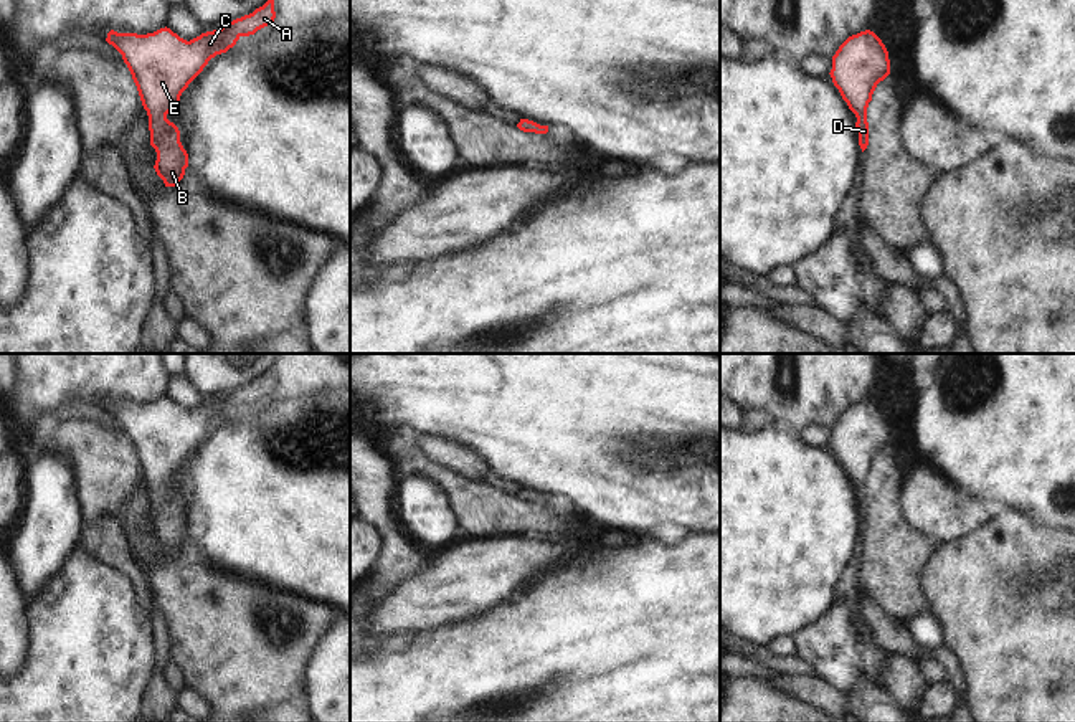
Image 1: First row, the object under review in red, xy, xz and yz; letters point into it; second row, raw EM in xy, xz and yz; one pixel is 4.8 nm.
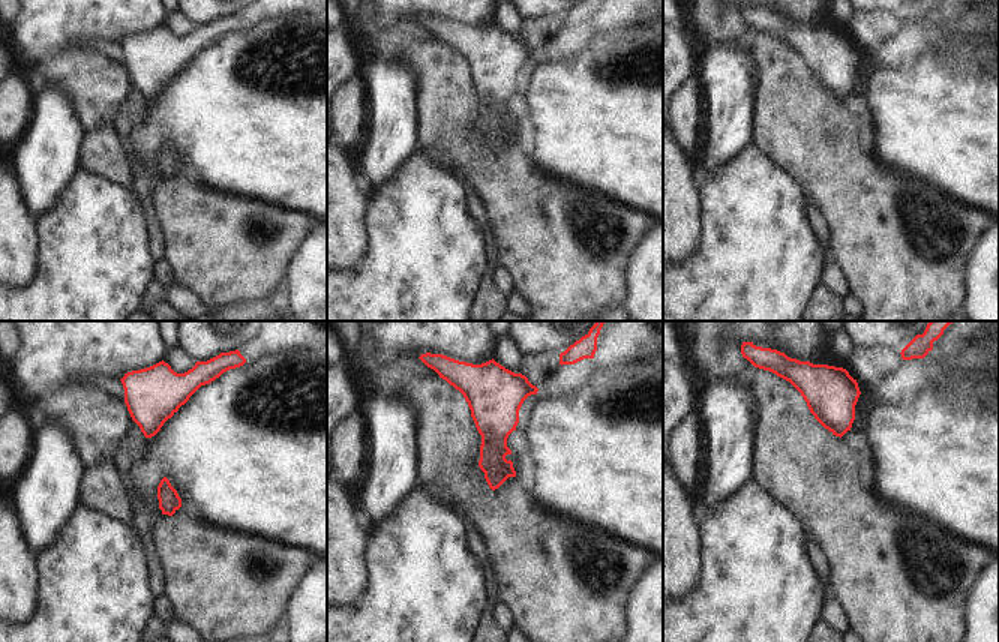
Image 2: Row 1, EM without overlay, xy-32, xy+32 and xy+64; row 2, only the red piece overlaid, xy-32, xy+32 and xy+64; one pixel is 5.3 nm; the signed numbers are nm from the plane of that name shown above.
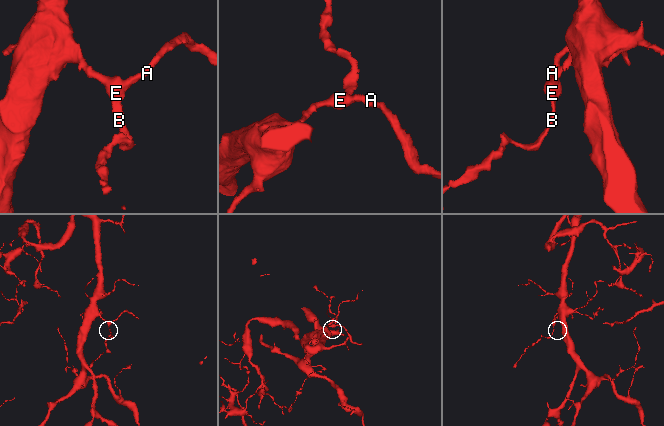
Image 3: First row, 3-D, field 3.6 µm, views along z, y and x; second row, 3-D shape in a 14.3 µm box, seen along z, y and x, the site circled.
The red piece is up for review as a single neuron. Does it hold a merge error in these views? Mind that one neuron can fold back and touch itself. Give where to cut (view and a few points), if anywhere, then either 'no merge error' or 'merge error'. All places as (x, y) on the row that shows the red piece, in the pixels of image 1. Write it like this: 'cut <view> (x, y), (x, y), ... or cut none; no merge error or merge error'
cut none; no merge error

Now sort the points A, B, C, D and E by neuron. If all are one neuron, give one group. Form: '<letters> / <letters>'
A B C D E

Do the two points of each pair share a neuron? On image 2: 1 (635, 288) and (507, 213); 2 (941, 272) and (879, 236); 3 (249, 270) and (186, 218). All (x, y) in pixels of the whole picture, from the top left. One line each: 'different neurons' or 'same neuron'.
1: different neurons
2: same neuron
3: same neuron

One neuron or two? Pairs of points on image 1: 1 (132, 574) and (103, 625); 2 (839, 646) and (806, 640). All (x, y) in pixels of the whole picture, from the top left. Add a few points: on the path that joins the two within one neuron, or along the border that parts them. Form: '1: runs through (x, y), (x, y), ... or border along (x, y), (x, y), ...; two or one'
1: border along (94, 559), (119, 570), (149, 610); two
2: runs through (831, 645), (814, 643); one

